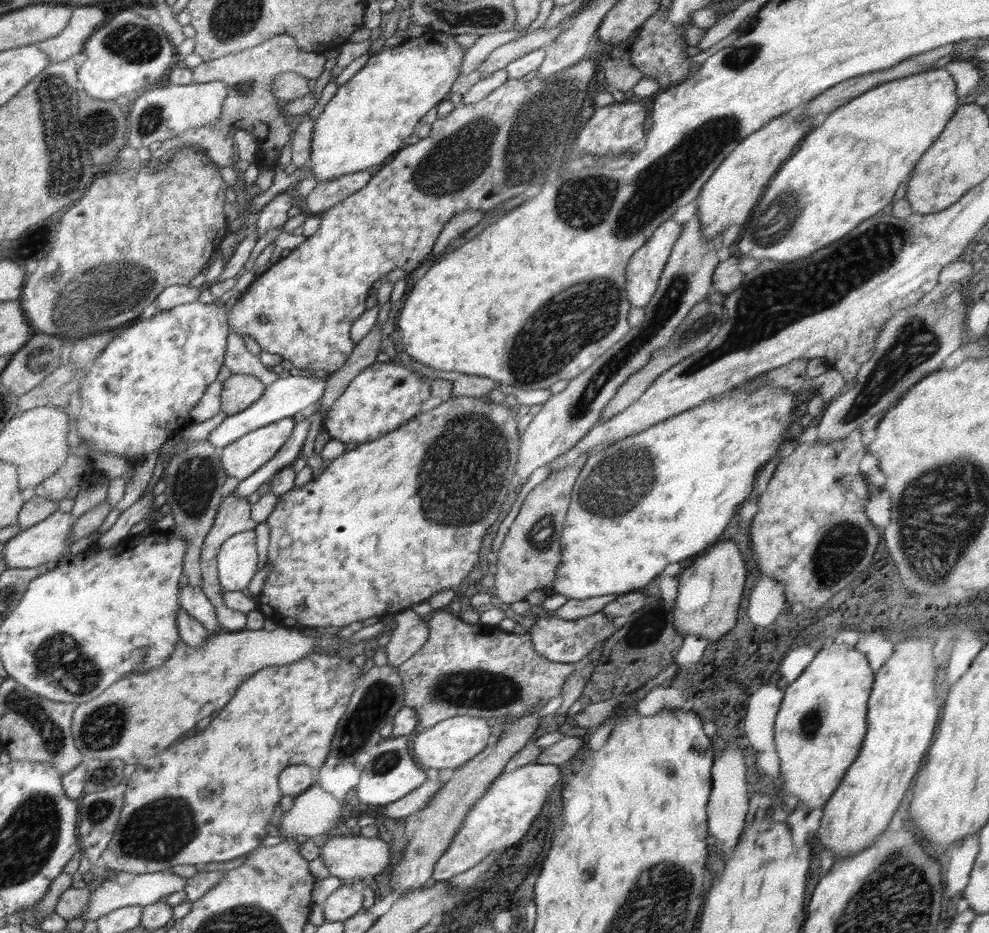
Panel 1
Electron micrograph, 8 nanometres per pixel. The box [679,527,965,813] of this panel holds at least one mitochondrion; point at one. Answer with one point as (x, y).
(811, 721)

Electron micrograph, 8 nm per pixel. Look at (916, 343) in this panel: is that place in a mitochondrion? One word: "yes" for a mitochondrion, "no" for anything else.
yes

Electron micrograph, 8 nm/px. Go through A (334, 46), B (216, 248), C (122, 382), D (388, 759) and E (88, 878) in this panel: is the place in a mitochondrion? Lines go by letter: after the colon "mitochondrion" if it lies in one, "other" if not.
A: other
B: other
C: other
D: mitochondrion
E: other

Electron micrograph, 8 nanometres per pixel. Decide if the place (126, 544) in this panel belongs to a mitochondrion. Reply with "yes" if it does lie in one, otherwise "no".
no

